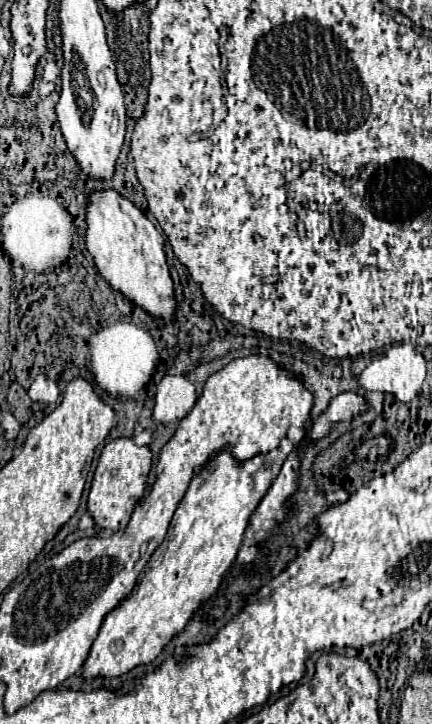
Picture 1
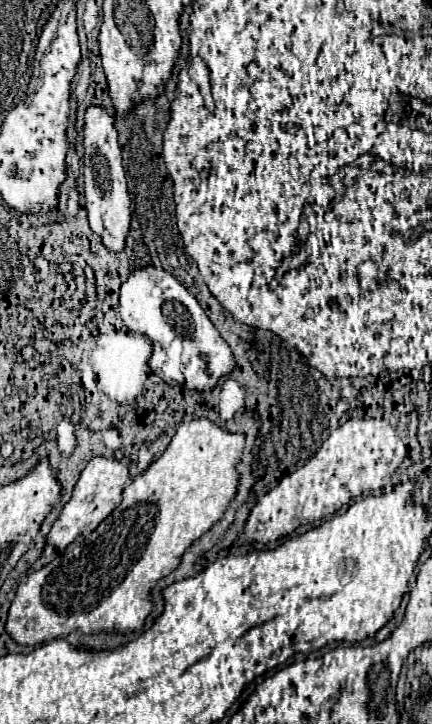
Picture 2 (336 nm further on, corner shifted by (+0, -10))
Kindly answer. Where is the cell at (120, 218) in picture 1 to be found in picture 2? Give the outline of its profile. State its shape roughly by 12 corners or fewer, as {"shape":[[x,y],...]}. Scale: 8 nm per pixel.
{"shape":[[140,266],[118,310],[168,384],[208,392],[236,364],[198,300]]}

